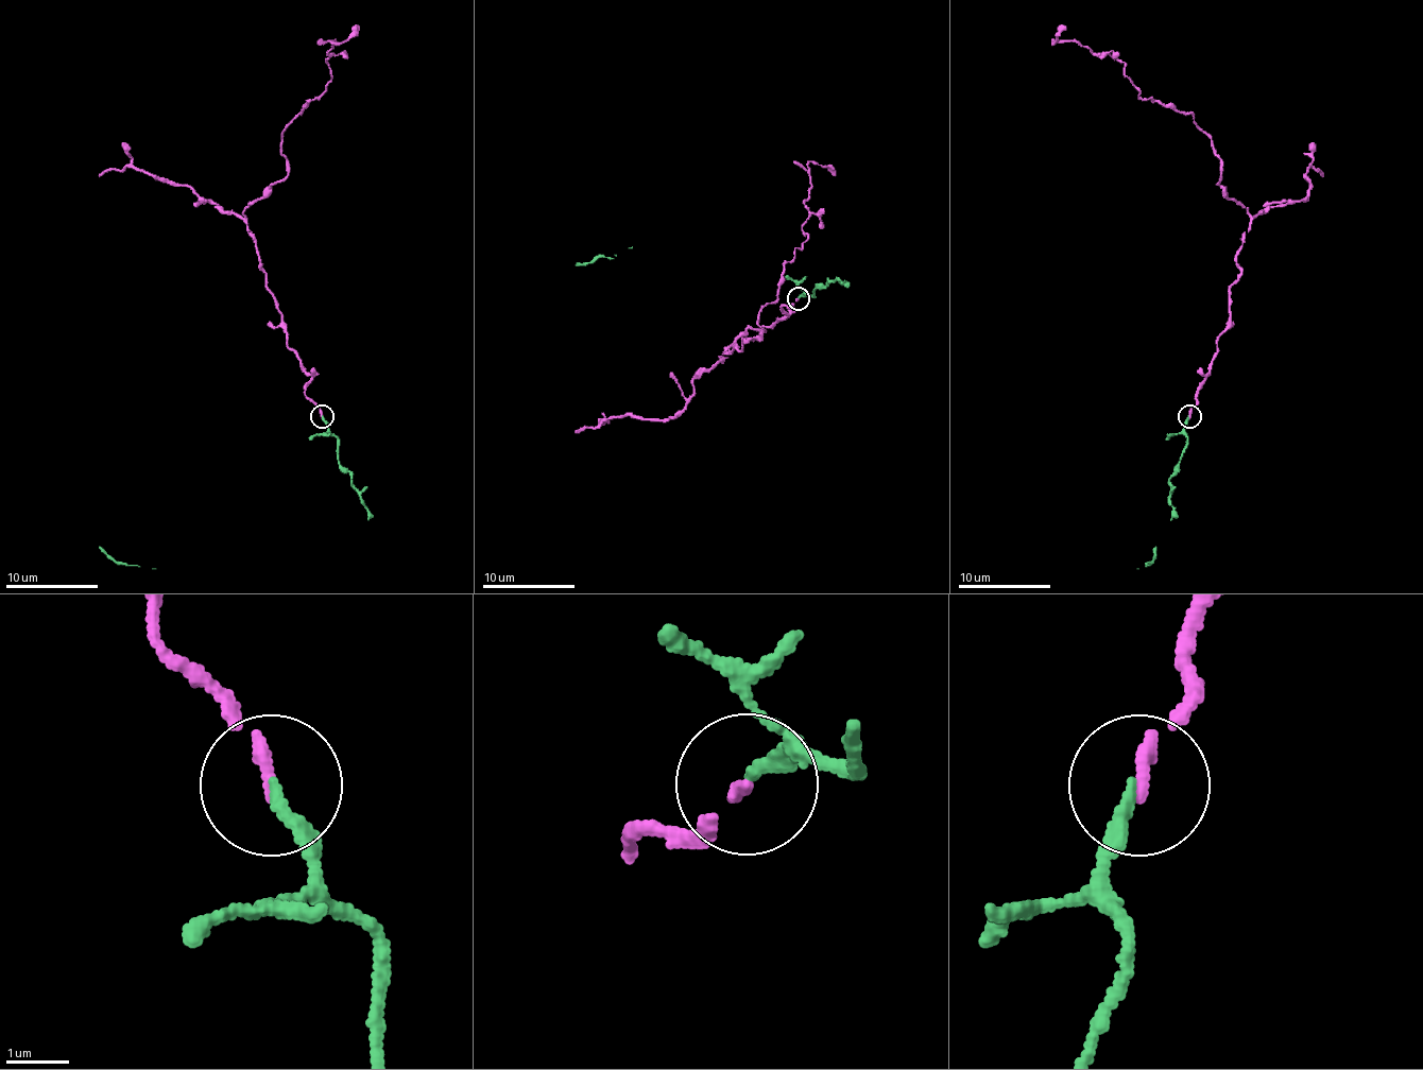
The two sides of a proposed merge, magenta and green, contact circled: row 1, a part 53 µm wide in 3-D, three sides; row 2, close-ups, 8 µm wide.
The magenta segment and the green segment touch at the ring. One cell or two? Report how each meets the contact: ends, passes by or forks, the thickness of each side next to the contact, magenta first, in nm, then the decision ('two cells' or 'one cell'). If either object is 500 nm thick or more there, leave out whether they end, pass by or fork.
magenta ends; green ends; calibres 200 and 200 nm; one cell

